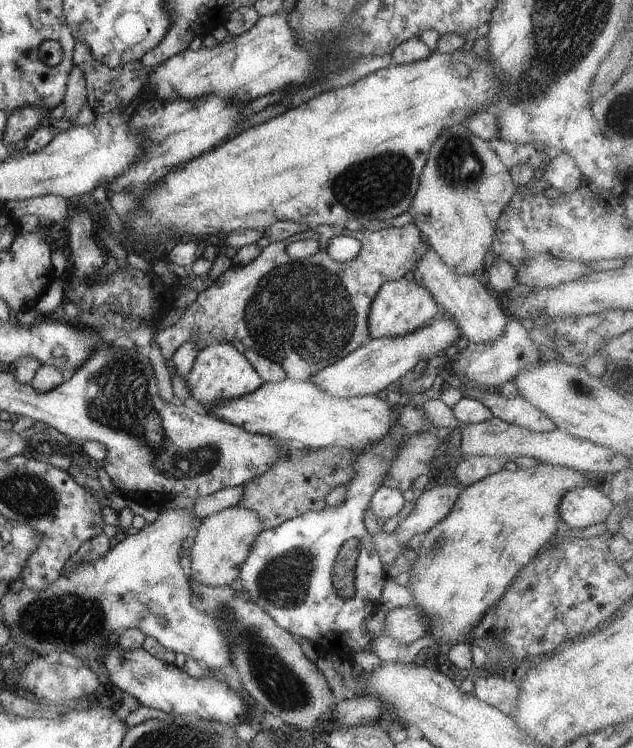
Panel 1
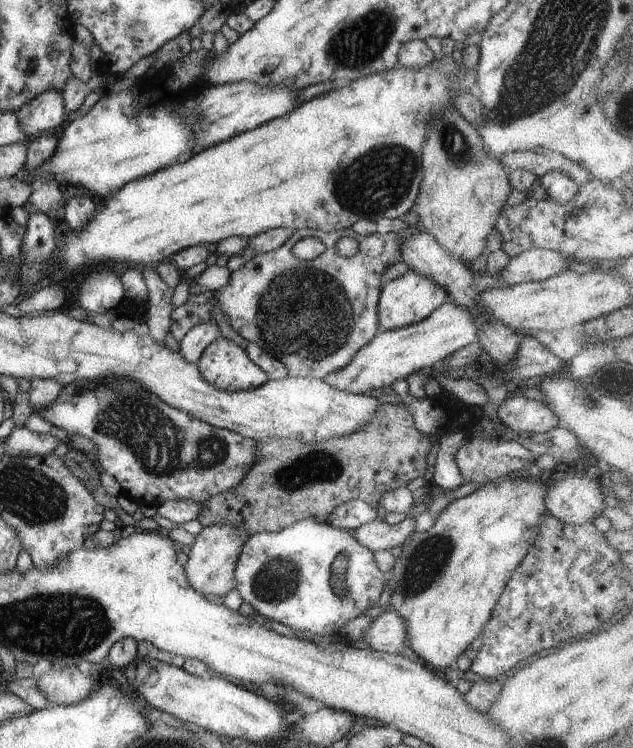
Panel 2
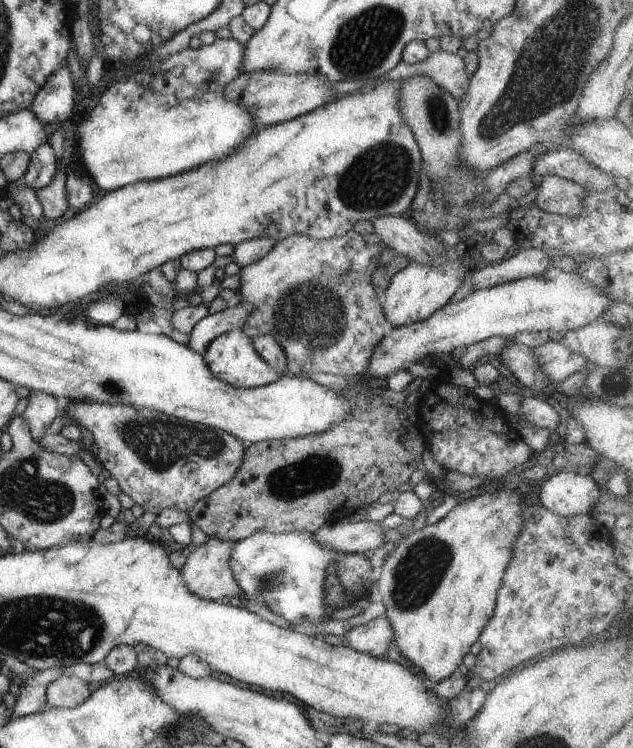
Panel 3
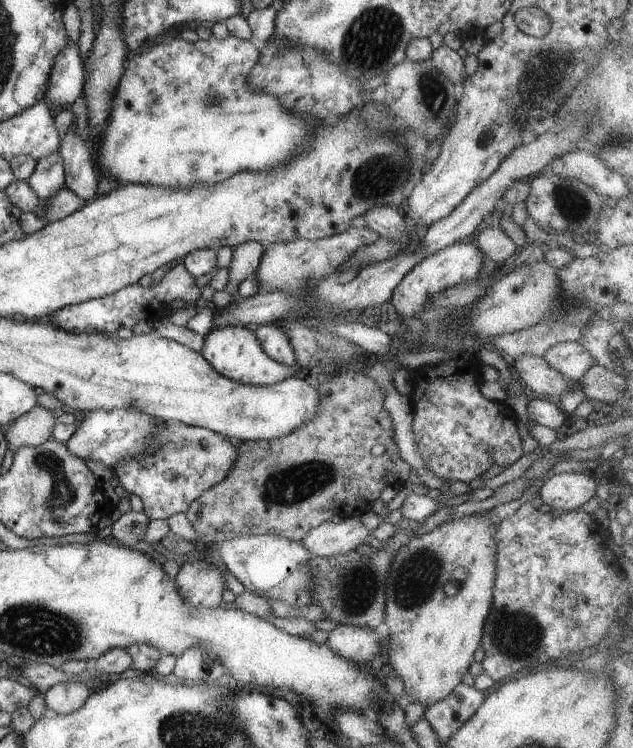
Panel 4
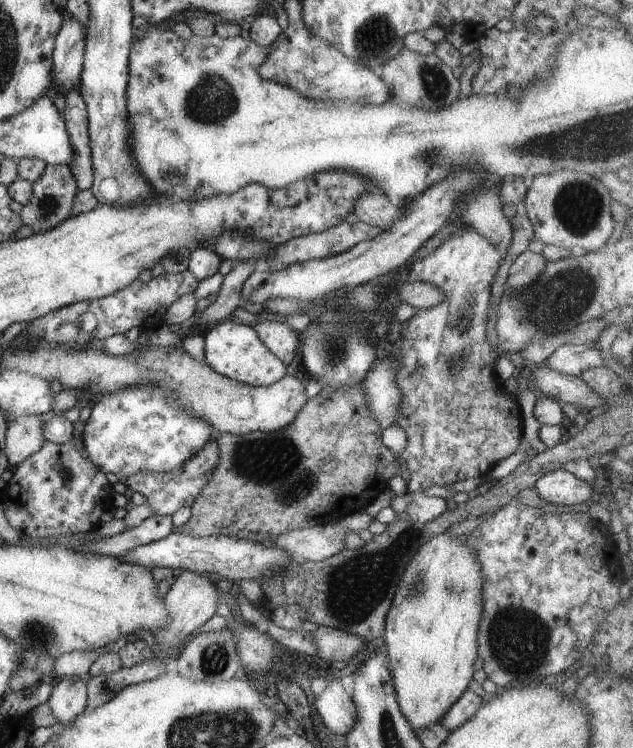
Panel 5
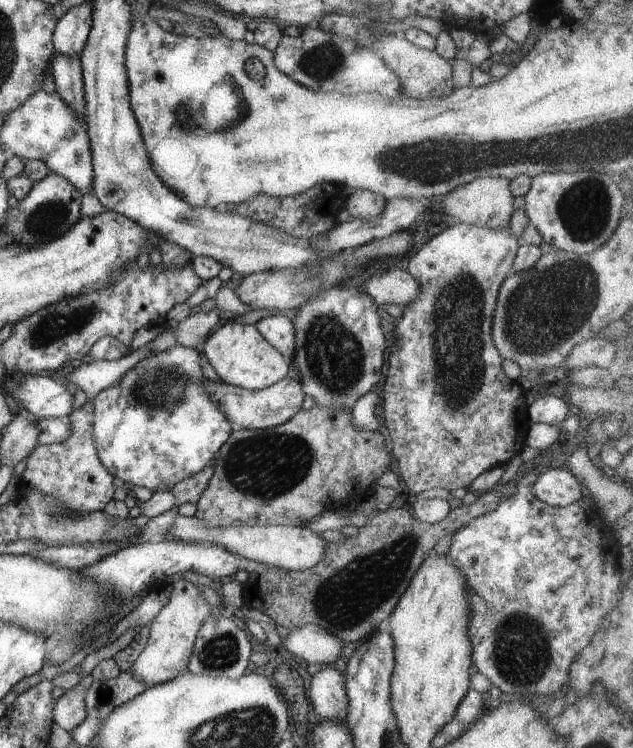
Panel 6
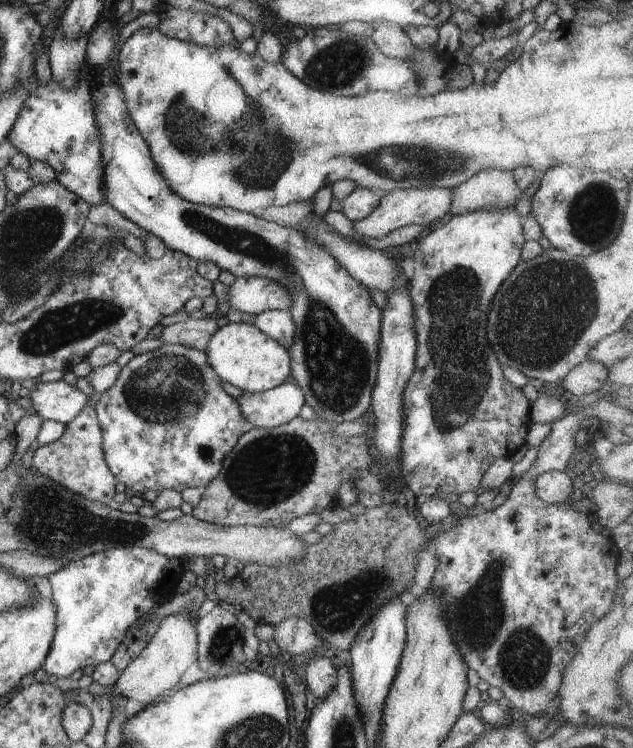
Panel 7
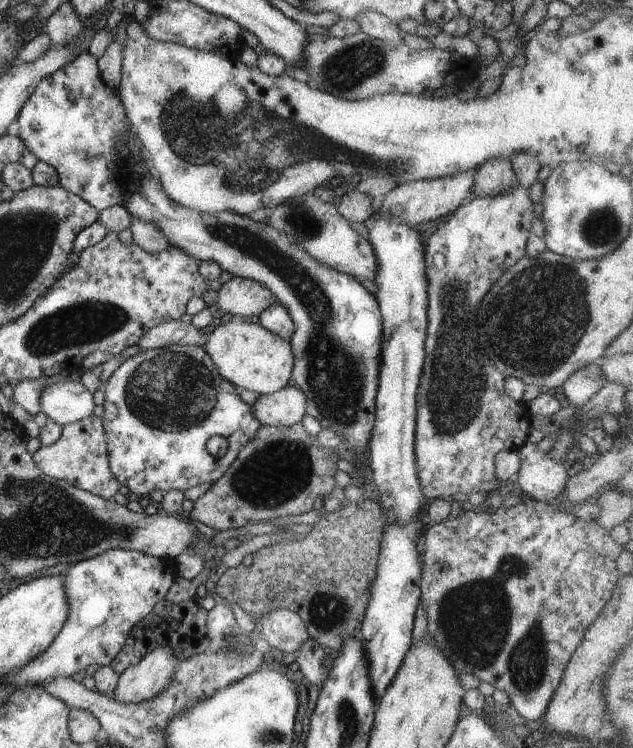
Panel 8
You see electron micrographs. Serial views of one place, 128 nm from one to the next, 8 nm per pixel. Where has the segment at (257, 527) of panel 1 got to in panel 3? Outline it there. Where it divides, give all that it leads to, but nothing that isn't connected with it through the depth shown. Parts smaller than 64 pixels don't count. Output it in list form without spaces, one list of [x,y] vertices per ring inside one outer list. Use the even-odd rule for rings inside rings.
[[[214,536],[205,544],[198,546],[194,552],[186,555],[187,560],[180,572],[190,592],[194,592],[200,598],[212,601],[220,601],[222,598],[242,598],[244,596],[243,590],[238,586],[229,564],[234,544],[236,542],[224,541]]]

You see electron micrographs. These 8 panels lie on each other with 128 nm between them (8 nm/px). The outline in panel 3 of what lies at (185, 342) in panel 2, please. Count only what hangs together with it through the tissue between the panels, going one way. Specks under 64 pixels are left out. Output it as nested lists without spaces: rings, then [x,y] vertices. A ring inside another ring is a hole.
[[[238,303],[235,306],[228,306],[226,310],[214,314],[206,314],[198,324],[189,332],[188,348],[204,356],[208,345],[221,334],[226,334],[231,330],[240,330],[242,324],[246,322],[246,316],[250,316],[253,308],[248,304]]]

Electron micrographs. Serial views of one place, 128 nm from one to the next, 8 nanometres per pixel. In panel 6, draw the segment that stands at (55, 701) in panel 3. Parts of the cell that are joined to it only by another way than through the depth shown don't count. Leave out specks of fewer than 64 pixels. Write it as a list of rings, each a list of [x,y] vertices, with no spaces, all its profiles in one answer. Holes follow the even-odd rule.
[[[79,683],[64,690],[64,696],[61,696],[54,704],[54,712],[52,712],[54,722],[66,732],[70,732],[78,724],[82,724],[87,716],[85,692],[86,688]]]

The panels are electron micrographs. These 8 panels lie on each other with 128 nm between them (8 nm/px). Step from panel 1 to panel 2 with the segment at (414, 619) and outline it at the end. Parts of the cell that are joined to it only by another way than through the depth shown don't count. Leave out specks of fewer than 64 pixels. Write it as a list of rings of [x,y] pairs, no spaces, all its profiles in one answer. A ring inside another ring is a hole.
[[[388,610],[378,615],[364,640],[375,651],[400,655],[400,650],[408,647],[406,622],[396,610]]]

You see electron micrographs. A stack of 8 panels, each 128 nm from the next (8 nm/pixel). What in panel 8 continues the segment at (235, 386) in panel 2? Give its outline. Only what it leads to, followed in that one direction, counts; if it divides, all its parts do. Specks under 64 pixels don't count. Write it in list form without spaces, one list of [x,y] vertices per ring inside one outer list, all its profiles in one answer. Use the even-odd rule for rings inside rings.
[[[233,315],[228,324],[220,325],[216,322],[203,347],[220,376],[238,388],[252,390],[262,396],[278,392],[278,389],[290,384],[294,368],[290,341],[268,332],[261,324],[247,322],[244,317]]]

